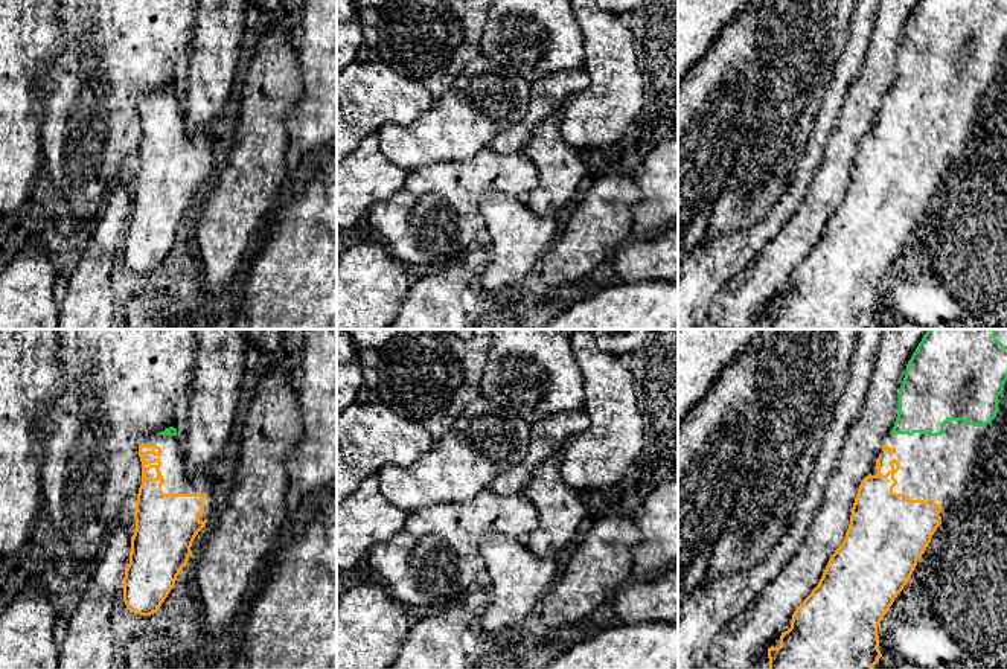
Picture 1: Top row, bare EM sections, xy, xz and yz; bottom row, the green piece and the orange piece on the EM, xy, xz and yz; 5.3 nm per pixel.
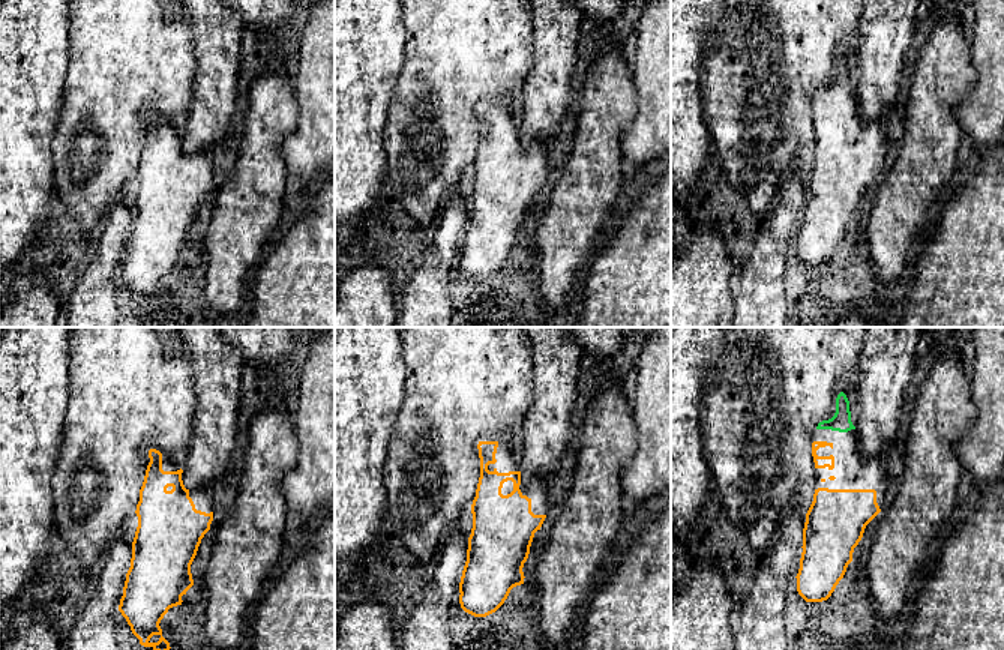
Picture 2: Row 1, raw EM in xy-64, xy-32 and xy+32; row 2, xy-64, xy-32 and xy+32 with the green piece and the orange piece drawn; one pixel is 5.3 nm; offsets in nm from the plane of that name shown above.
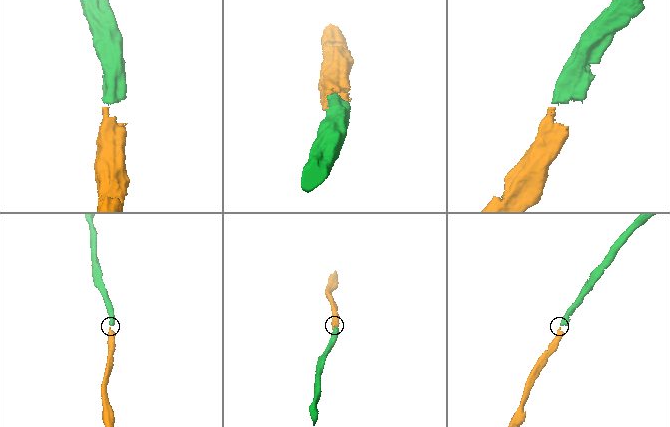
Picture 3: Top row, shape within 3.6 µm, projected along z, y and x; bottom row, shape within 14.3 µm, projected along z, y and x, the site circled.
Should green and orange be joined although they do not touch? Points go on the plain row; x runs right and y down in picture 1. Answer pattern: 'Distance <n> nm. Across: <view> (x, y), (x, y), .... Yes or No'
Distance 70 nm. Across: xy (159, 92), (156, 104). Yes

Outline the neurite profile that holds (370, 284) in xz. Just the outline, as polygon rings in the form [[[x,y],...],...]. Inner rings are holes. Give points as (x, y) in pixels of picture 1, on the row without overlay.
[[[385,242],[356,244],[337,254],[337,329],[387,329],[410,288],[407,265],[392,256]]]

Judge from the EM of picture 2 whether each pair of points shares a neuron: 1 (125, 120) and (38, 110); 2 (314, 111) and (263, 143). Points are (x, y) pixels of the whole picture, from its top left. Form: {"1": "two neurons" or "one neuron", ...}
{"1": "two neurons", "2": "two neurons"}

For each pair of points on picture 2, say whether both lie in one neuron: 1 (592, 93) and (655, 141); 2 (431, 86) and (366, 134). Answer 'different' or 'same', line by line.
1: different
2: different

